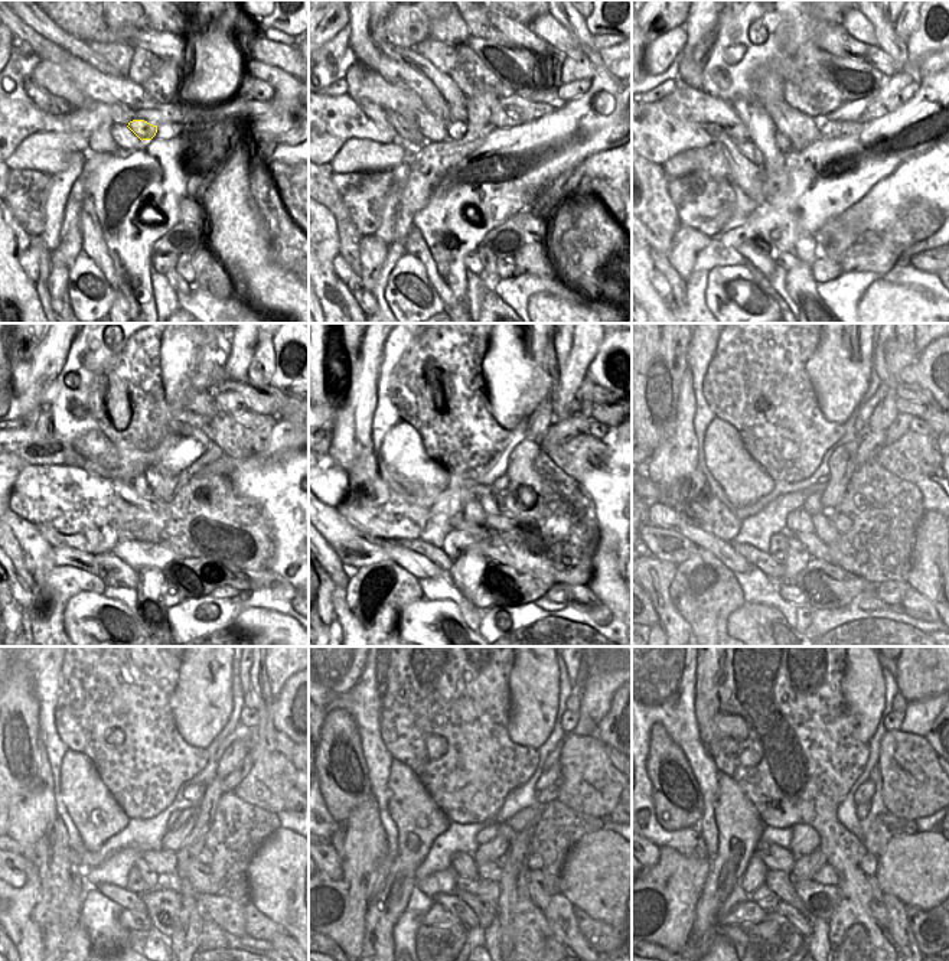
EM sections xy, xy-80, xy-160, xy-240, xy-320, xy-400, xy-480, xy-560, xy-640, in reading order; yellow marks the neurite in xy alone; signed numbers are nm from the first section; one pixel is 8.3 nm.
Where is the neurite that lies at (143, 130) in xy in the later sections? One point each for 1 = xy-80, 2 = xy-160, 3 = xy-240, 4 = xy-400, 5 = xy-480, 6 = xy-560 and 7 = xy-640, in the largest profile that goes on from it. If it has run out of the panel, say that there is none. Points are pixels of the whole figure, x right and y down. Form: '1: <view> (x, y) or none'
1: xy-80 (456, 130)
2: xy-160 (782, 143)
3: xy-240 (139, 484)
4: xy-400 (798, 521)
5: xy-480 (163, 862)
6: xy-560 (489, 870)
7: xy-640 (827, 875)

